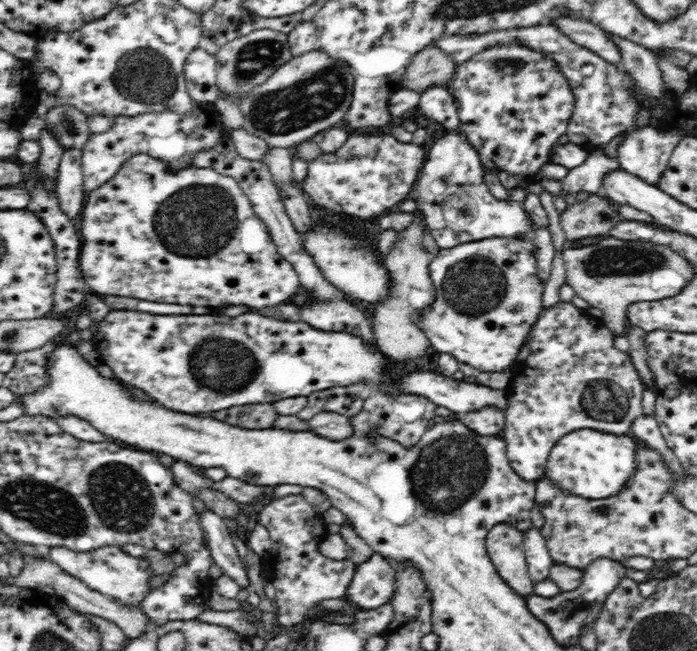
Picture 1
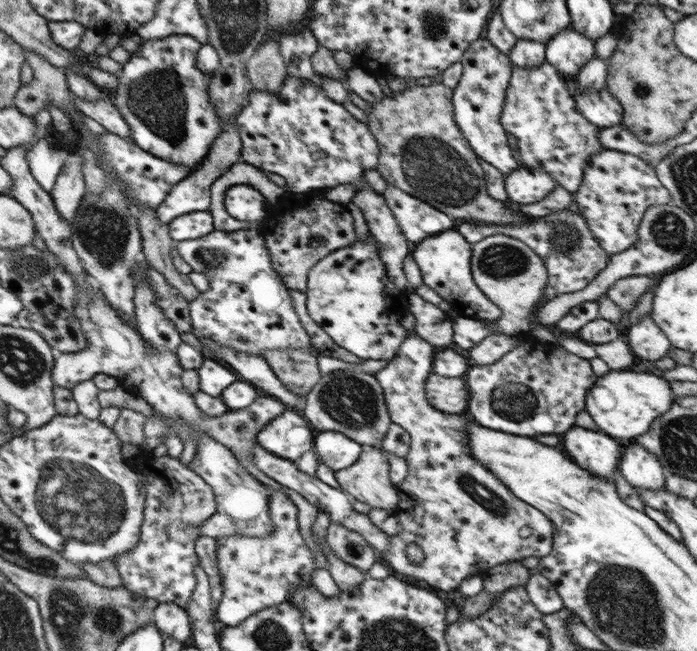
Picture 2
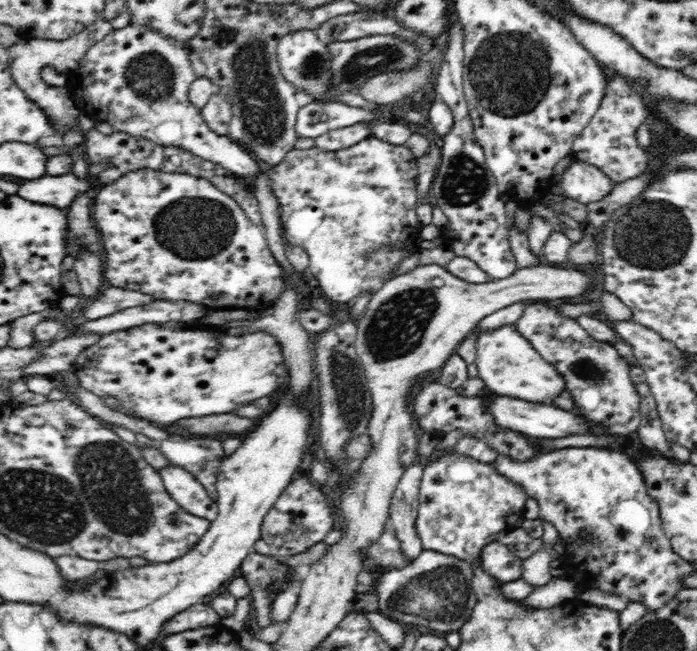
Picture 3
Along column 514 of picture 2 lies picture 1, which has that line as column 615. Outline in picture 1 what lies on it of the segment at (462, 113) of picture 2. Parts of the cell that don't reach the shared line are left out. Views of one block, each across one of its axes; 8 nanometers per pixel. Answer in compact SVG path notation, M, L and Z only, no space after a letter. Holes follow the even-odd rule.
M598 147L590 150L587 161L576 168L571 168L560 180L561 192L556 195L564 199L567 194L581 192L597 194L601 188L602 178L610 170L618 170L618 161L606 157Z

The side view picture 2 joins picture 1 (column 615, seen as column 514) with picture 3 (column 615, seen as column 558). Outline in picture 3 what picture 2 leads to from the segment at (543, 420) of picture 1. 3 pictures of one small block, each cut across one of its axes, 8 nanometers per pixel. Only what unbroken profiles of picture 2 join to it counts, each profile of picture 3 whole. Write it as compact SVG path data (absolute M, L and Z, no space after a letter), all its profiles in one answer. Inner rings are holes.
M547 302L545 305L542 303L528 305L518 319L514 324L518 333L530 342L546 362L557 368L557 371L564 377L566 388L571 392L578 410L584 412L582 416L586 420L594 422L600 428L606 428L605 431L610 435L630 434L638 430L642 420L639 412L640 395L631 377L631 366L620 356L614 346L593 340L576 320L569 320L558 315L554 311L554 304L549 306Z

